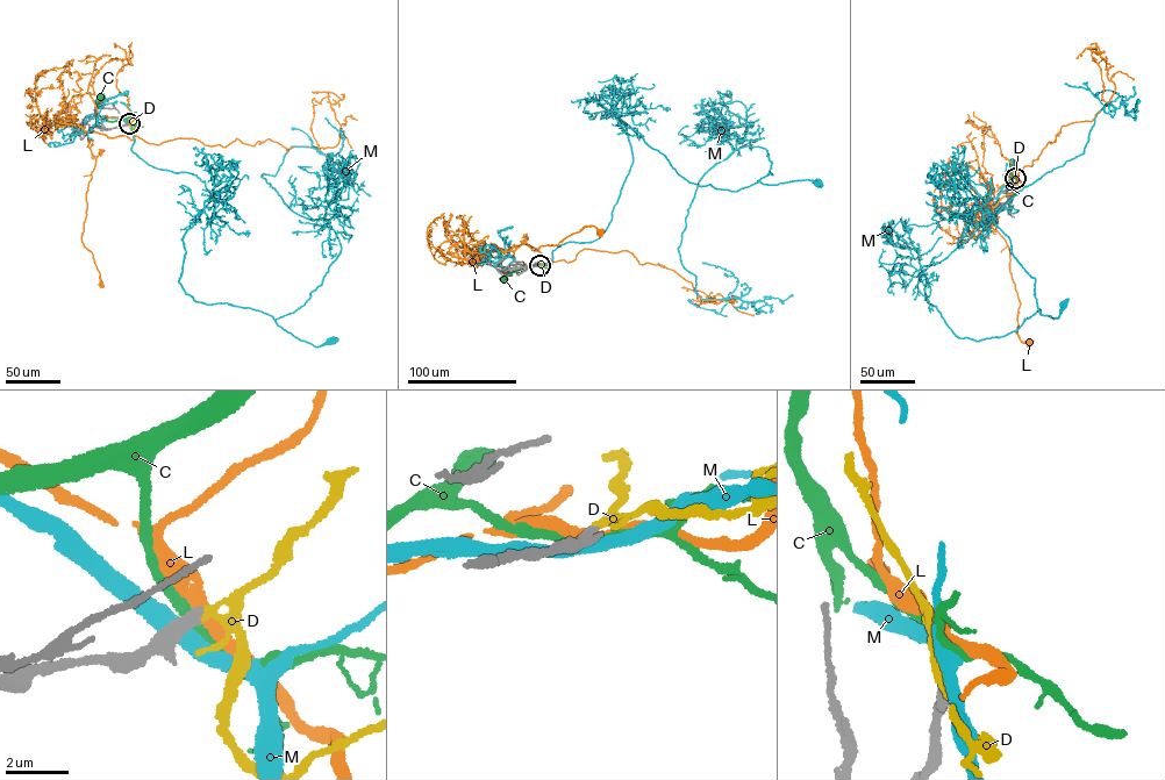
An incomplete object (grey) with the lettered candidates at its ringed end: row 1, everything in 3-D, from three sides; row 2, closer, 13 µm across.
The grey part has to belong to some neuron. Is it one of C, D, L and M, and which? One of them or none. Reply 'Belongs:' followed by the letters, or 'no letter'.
Belongs: D

